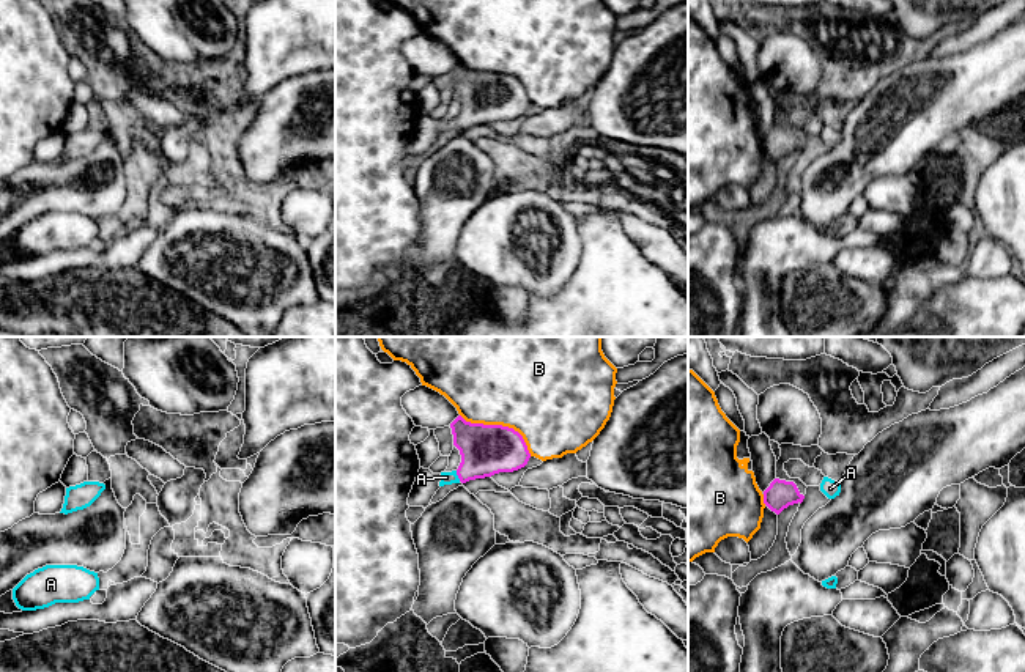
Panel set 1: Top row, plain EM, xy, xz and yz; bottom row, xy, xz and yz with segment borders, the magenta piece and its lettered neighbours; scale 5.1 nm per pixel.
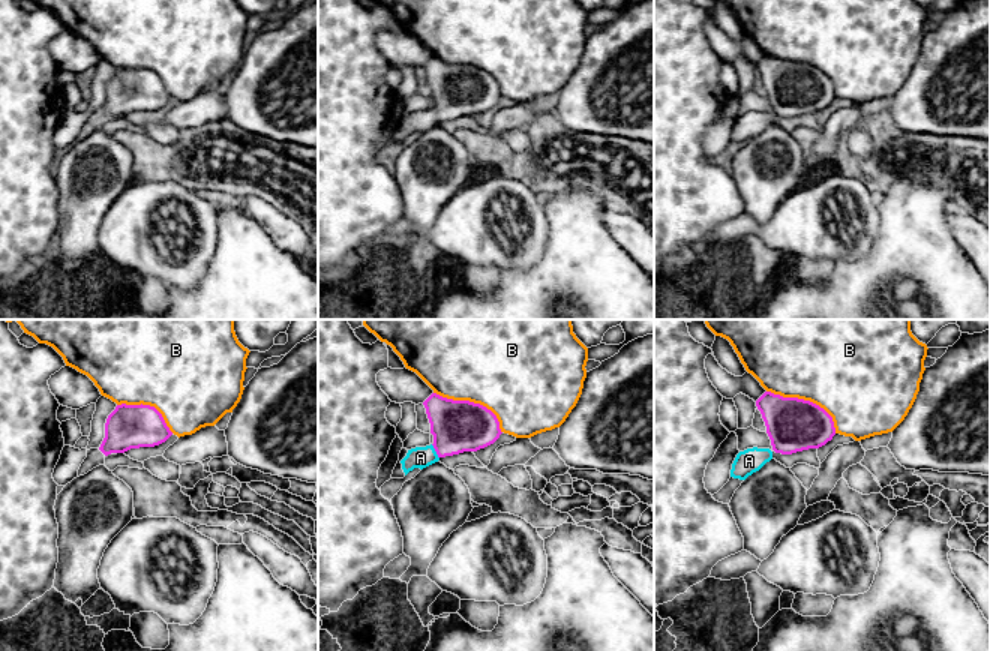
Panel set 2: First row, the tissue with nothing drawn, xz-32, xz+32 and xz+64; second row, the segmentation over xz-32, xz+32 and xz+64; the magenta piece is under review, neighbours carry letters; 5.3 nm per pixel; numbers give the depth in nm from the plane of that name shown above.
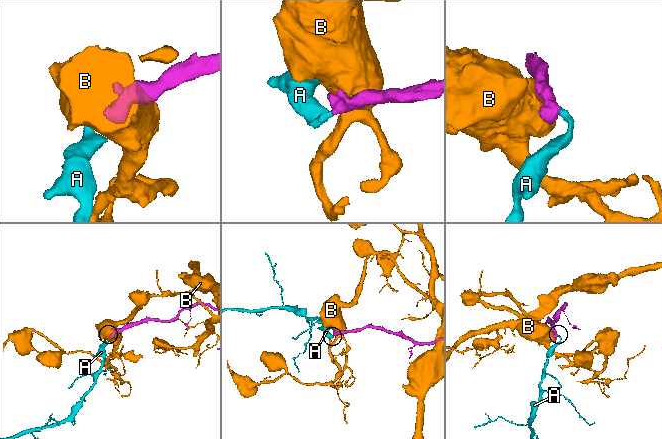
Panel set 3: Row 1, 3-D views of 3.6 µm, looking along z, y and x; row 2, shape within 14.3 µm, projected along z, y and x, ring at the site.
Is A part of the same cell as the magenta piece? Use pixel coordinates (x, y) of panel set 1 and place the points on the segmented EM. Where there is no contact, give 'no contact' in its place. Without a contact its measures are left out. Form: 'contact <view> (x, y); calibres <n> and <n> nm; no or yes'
contact xz (457, 474); calibres 260 and 60 nm; yes

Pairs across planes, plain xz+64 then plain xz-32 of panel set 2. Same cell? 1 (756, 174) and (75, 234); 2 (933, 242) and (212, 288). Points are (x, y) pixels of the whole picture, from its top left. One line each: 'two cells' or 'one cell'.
1: one cell
2: one cell

